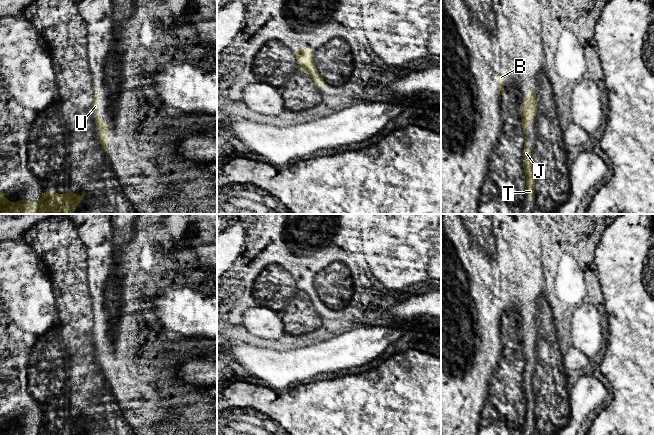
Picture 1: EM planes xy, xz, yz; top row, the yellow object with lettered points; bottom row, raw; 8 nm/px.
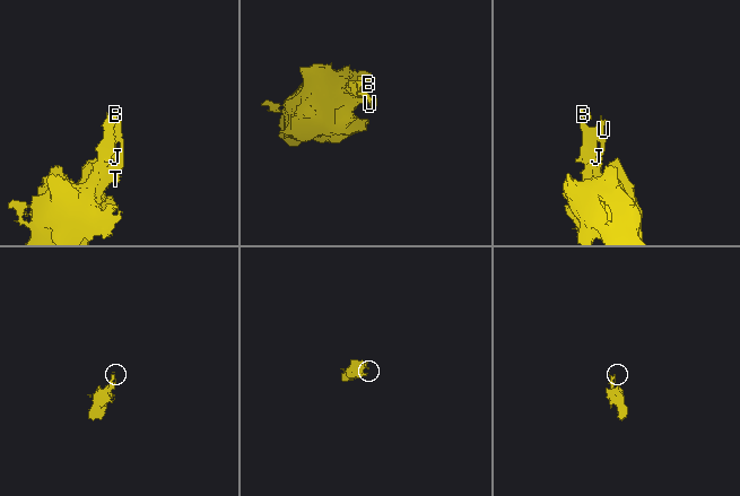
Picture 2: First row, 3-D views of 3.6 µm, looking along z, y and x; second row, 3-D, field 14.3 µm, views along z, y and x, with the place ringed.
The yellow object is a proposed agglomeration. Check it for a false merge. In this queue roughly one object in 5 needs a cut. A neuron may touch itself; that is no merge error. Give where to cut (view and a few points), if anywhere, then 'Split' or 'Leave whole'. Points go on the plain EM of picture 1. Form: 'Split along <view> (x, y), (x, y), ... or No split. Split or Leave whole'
No split. Leave whole

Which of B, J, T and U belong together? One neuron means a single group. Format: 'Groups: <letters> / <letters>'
Groups: B J T U

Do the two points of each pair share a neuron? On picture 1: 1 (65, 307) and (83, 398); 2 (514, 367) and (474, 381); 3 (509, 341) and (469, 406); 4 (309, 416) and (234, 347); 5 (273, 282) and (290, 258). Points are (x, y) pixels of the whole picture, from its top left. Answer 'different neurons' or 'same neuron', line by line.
1: same neuron
2: different neurons
3: different neurons
4: different neurons
5: different neurons

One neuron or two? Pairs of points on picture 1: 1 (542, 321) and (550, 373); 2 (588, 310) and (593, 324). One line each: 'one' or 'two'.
1: one
2: one

